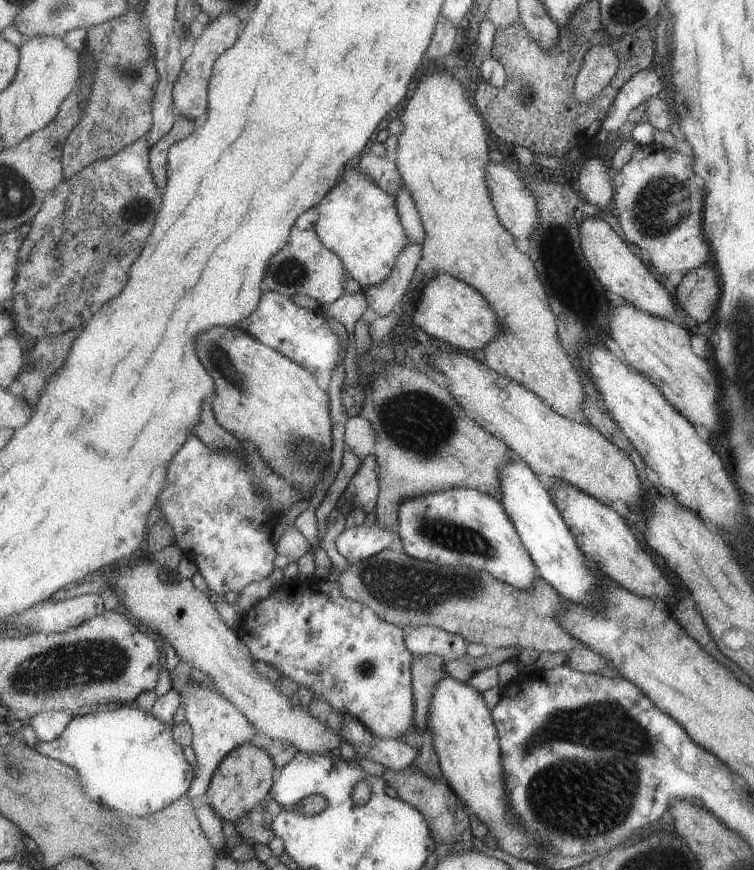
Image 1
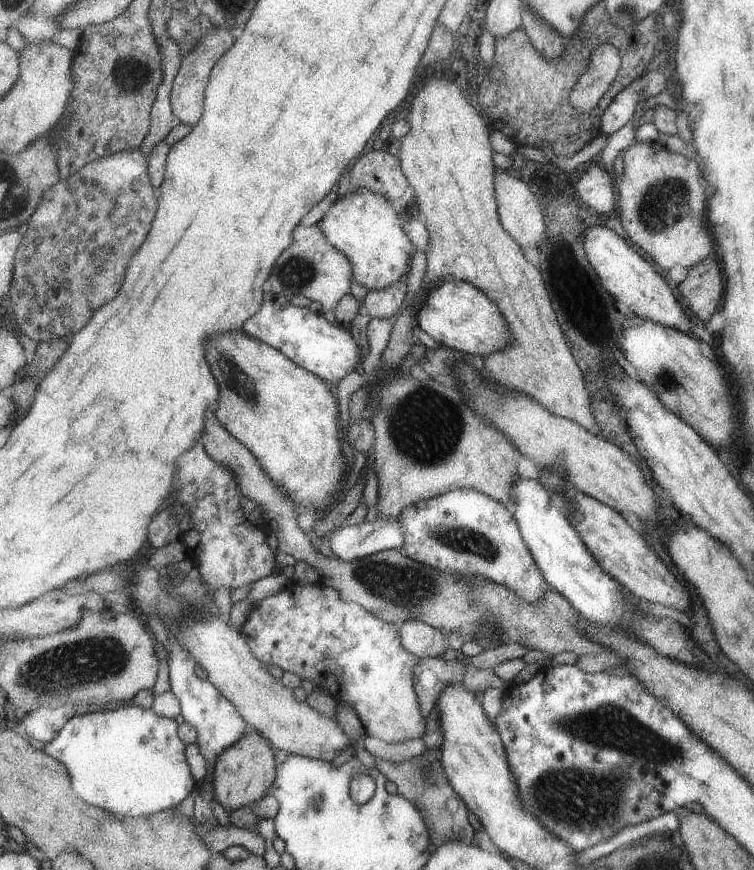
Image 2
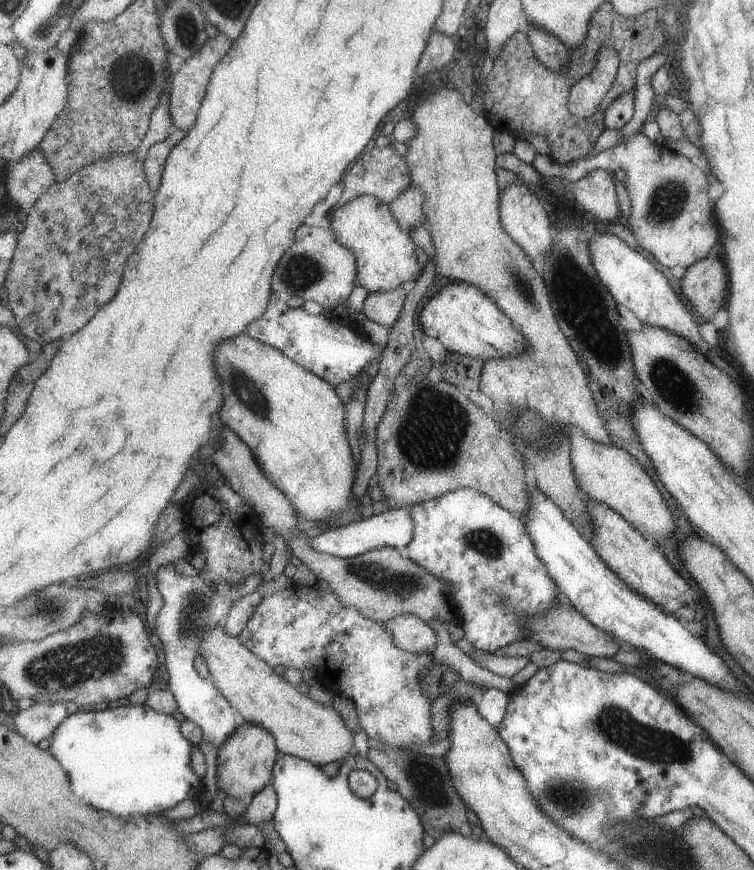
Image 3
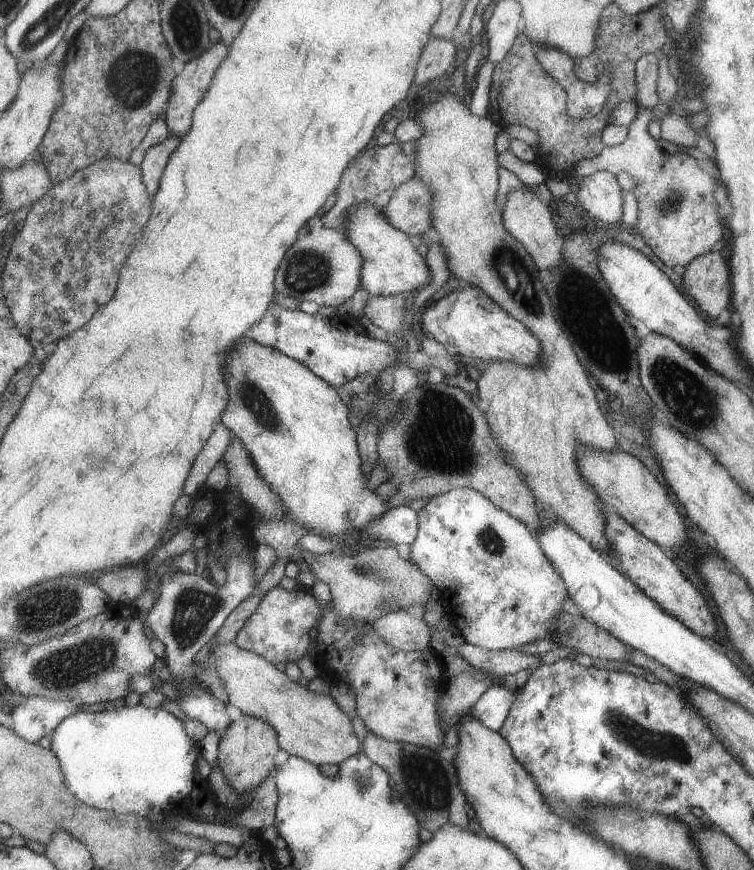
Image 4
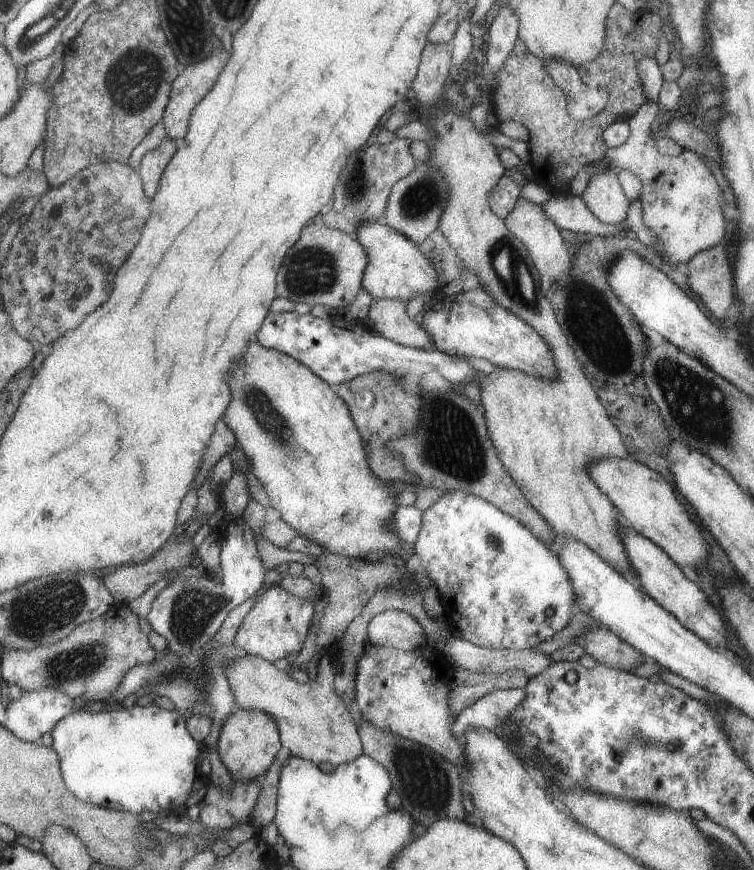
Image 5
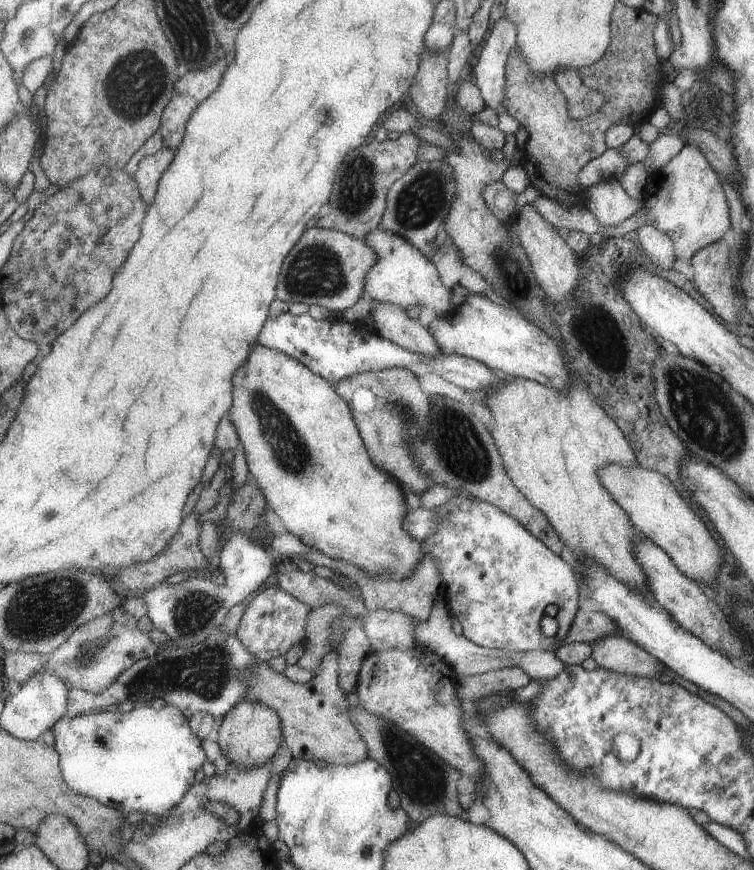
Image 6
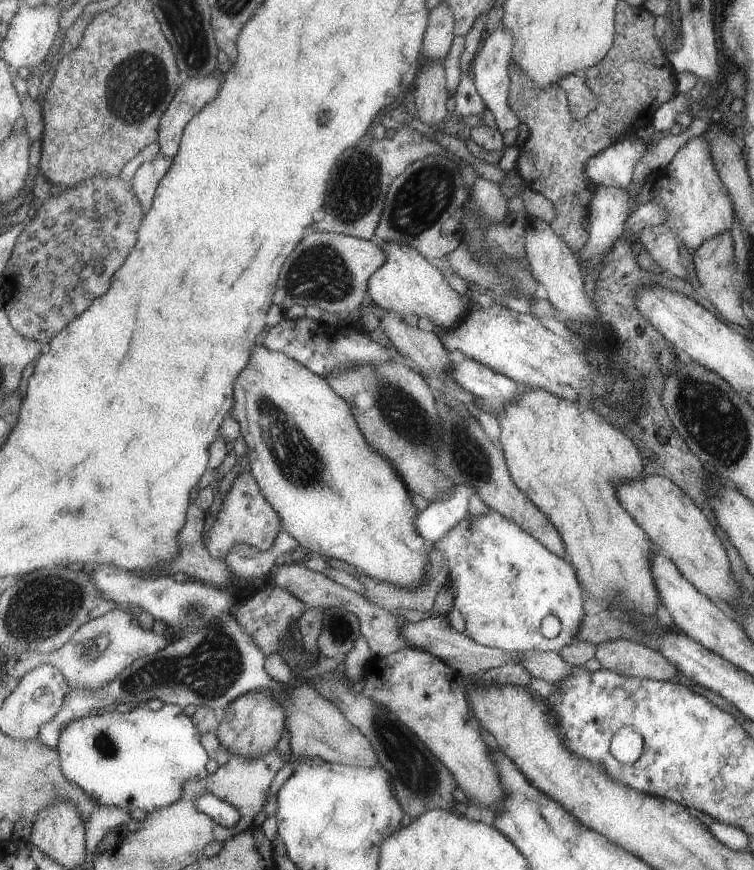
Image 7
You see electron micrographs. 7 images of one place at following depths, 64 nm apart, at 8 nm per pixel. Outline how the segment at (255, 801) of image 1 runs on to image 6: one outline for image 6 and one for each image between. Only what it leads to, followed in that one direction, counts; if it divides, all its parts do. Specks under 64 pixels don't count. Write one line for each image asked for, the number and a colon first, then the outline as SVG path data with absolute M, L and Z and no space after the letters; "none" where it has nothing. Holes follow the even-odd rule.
2: M249 728L237 744L227 748L219 756L219 760L215 764L215 796L217 796L219 804L223 804L223 808L227 812L257 804L271 792L271 788L277 780L277 768L279 768L279 764L275 762L273 742L263 732Z
3: M245 722L233 732L233 736L219 748L219 786L221 794L229 794L235 800L251 800L275 778L275 766L279 760L277 736L259 724Z
4: M241 714L241 718L225 730L221 738L219 766L225 770L225 774L229 776L231 784L237 788L239 794L255 792L271 776L271 772L277 766L275 758L283 750L279 738L281 736L271 722L257 718L257 716L249 716L249 714Z
5: M239 708L233 716L227 718L217 748L221 750L223 762L237 780L257 780L259 776L265 776L265 772L271 768L271 764L275 764L275 758L283 750L279 722L269 712Z
6: M243 698L219 722L217 734L219 734L217 742L223 746L225 754L231 758L233 764L241 766L243 770L245 768L253 770L253 768L265 766L267 762L271 762L277 756L279 748L283 748L283 742L285 742L285 726L283 726L283 718L279 716L279 710L275 710L267 704L249 700L249 698Z

